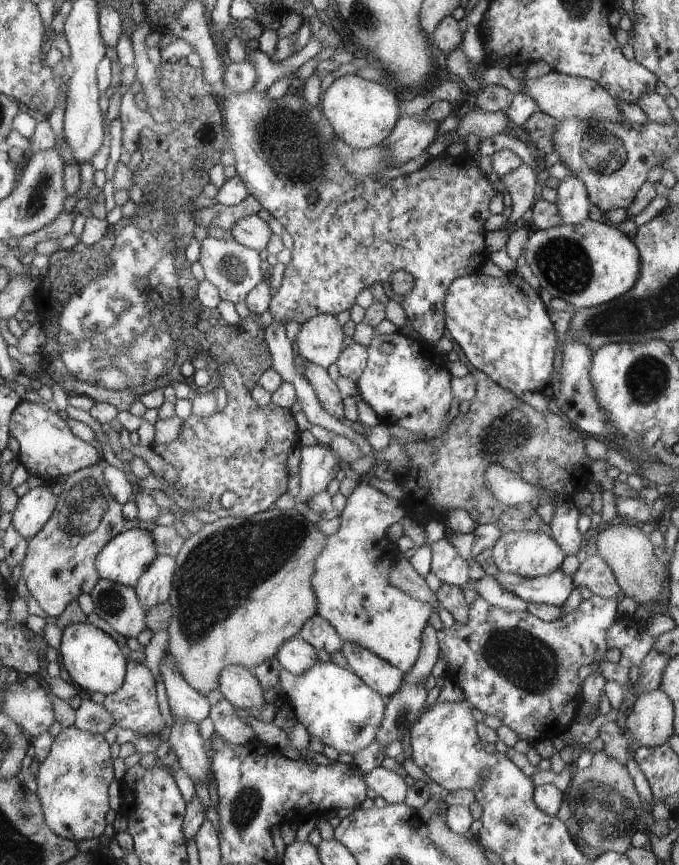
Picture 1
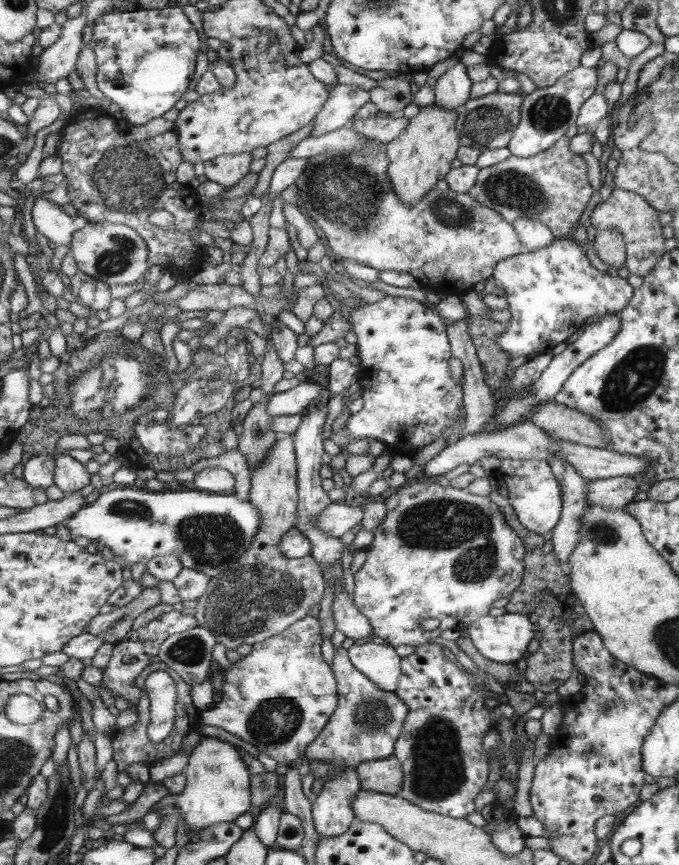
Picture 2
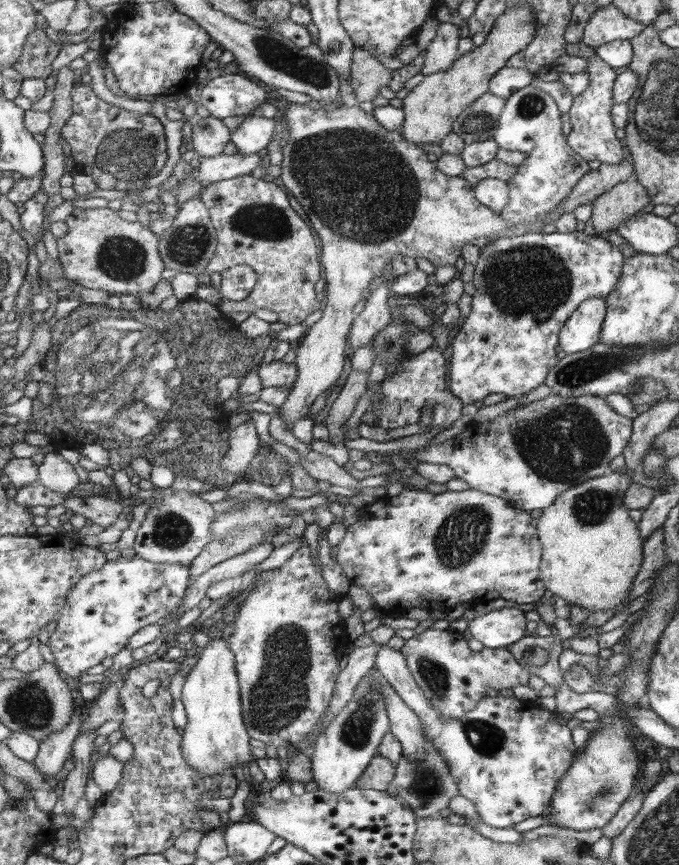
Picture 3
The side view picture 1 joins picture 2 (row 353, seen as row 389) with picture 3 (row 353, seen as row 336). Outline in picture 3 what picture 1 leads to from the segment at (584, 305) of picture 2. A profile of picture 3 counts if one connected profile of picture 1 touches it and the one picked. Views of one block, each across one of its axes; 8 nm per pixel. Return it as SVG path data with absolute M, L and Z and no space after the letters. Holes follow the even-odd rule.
M536 231L535 233L528 232L512 237L496 239L486 245L486 248L480 251L480 257L475 265L473 283L476 291L472 295L470 314L462 320L461 325L458 327L459 331L454 336L454 341L452 342L449 390L466 404L473 404L476 400L483 400L488 394L506 394L507 398L516 402L523 394L528 394L534 388L538 388L540 384L544 384L546 374L556 365L556 362L559 362L558 356L556 356L558 332L561 332L563 326L567 324L571 314L577 310L578 305L591 298L606 299L610 293L614 292L622 277L625 261L626 254L622 252L619 246L614 246L608 240L604 240L604 235L586 236L584 231L572 231L566 234L555 231L554 233L540 233L540 231Z

